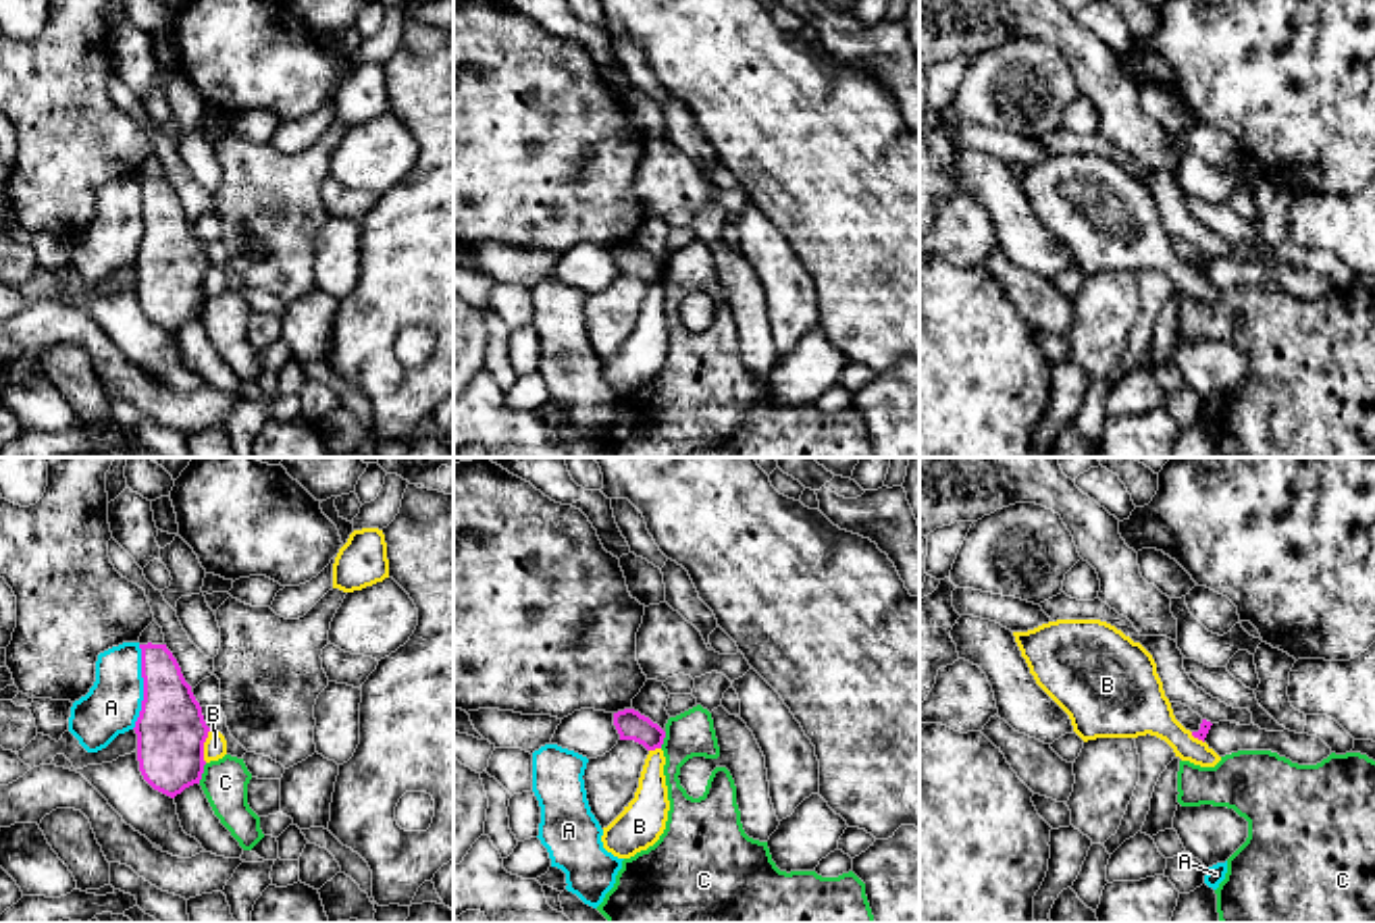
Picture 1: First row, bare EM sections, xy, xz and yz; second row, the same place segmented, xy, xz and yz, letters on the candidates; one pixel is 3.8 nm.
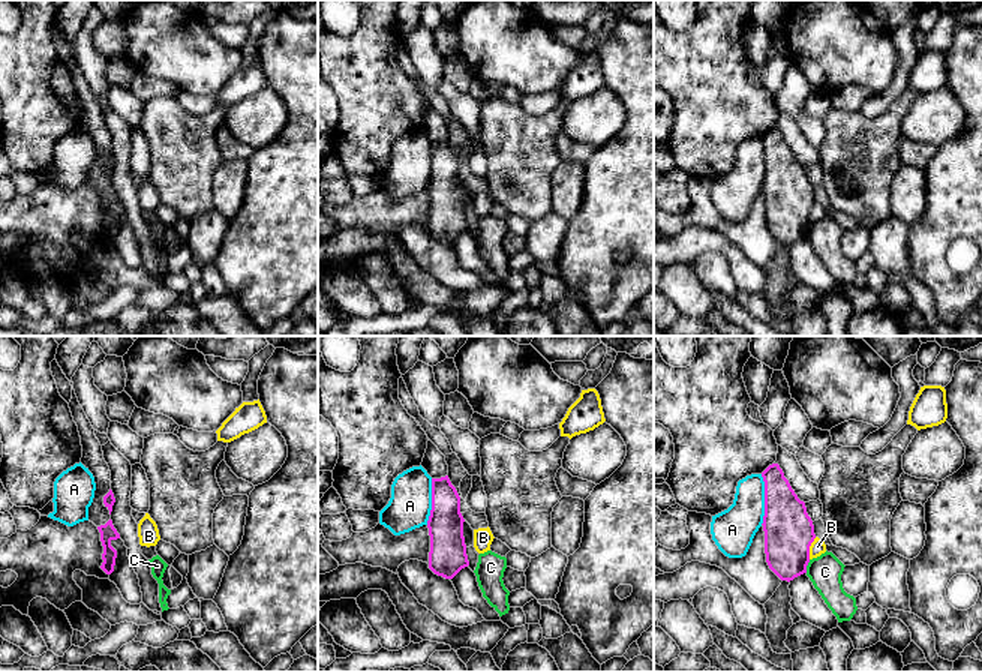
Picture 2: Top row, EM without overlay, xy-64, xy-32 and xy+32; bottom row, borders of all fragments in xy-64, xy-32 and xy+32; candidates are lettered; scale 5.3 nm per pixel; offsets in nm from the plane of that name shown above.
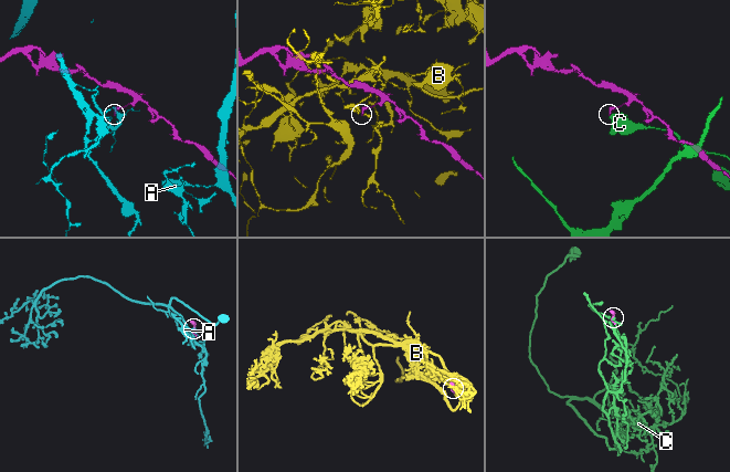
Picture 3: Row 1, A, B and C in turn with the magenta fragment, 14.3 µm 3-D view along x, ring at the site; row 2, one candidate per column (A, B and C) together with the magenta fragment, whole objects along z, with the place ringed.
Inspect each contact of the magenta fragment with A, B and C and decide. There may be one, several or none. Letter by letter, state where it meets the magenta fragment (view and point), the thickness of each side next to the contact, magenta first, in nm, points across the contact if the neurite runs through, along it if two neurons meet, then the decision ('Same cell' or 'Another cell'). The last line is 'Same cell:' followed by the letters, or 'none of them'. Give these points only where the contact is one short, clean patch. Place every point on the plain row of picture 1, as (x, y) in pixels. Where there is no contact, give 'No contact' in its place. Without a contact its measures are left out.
A: Touches magenta at xy (144, 221). Thickness 260 nm (magenta) against 220 nm. Another cell
B: Touches magenta at xy (202, 281). Thickness 260 nm (magenta) against 90 nm. Boundary: xy (211, 265), (204, 277), (204, 296). Another cell
C: Touches magenta at xy (202, 306). Thickness 260 nm (magenta) against 180 nm. Boundary: xy (206, 298), (198, 317). Another cell
Same cell: none of them

